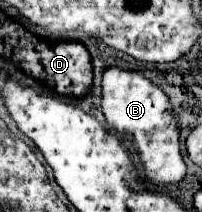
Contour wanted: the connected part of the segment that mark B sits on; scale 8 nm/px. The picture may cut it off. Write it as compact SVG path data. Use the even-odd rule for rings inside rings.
M107 67L103 71L101 87L101 107L107 123L113 125L119 133L127 133L133 139L139 157L145 163L149 181L155 185L179 183L185 175L185 161L179 151L179 127L173 117L169 97L141 73L125 71L119 67Z

